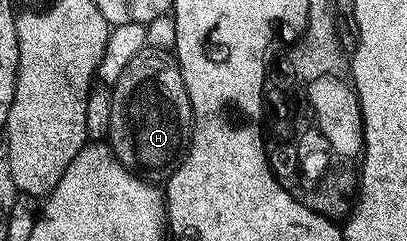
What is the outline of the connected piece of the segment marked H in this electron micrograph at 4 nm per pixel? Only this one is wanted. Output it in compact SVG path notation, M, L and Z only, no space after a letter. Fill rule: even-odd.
M153 47L142 49L130 60L128 67L120 71L120 79L112 82L110 98L112 119L108 144L118 160L128 169L141 170L150 179L171 177L190 150L190 135L194 132L192 103L188 99L177 56ZM142 85L150 96L146 105L154 113L142 113Z

